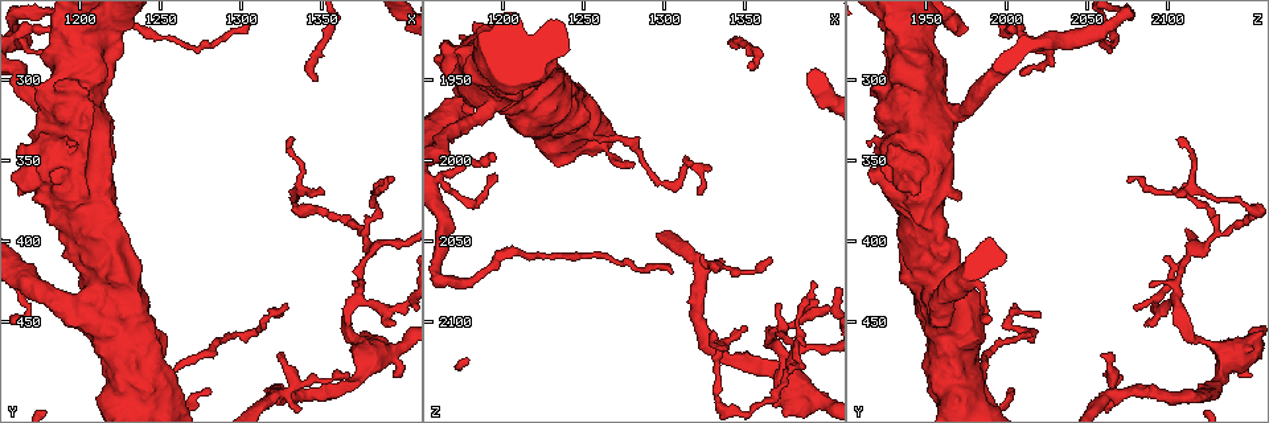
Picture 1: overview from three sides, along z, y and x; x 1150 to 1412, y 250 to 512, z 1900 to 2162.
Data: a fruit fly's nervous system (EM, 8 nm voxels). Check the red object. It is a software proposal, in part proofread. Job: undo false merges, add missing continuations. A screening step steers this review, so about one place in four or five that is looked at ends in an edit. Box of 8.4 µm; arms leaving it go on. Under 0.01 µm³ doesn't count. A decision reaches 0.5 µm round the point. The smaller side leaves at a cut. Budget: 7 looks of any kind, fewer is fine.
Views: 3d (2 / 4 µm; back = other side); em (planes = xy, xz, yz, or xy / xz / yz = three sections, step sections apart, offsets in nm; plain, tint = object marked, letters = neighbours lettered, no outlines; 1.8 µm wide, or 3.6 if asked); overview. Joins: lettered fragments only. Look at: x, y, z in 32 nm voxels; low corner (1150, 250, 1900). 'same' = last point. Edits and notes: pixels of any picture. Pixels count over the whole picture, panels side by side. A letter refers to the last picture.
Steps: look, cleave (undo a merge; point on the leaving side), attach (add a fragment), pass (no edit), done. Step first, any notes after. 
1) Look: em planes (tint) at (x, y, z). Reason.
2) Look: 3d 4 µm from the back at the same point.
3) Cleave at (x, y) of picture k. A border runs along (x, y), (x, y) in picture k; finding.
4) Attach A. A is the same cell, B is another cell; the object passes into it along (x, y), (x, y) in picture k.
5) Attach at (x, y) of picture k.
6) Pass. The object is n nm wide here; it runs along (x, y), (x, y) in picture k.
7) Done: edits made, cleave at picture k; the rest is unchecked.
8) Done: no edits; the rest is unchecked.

Look: 3d 4 µm from the back at (1322, 448, 2022). An open end.

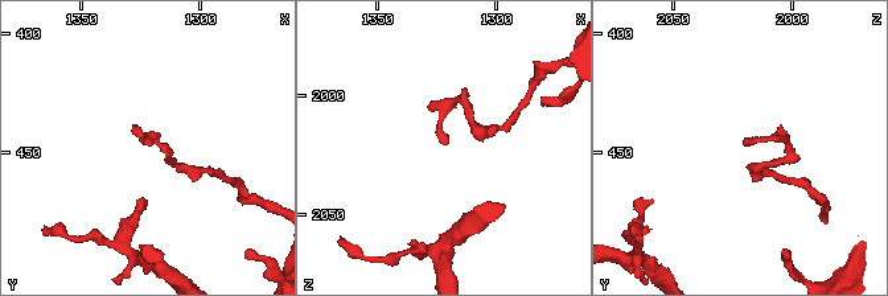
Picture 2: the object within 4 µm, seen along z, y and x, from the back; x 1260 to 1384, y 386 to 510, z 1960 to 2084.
Look: em xy step 8 (letters) at (1322, 447, 2020). Shape alone is not enough.

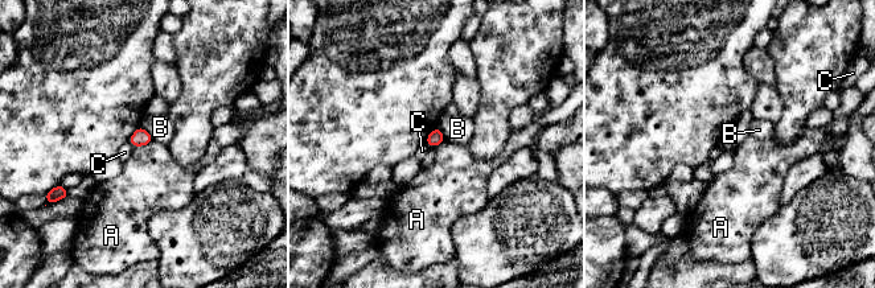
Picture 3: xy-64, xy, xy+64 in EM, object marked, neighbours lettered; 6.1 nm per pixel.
Pass. A, B and C are other cells; a border runs along (152, 140), (134, 147) in picture 3; no lettered fragment goes on from it.

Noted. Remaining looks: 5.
Look: em 3.6 µm planes (letters) at (1194, 322, 1964). Calibre changes.

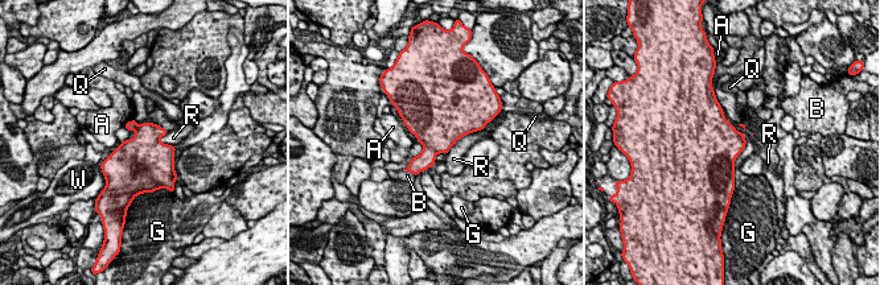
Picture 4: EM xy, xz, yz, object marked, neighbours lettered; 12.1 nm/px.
Pass. The object is 500 nm wide here; A, B, G, Q, R and W are other cells; a border runs along (418, 140), (423, 149), (412, 157) in picture 4; continuous, no second neuron.

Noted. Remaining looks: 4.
Look: em xy step 4 (tint) at (1344, 300, 1926). Tapers out.

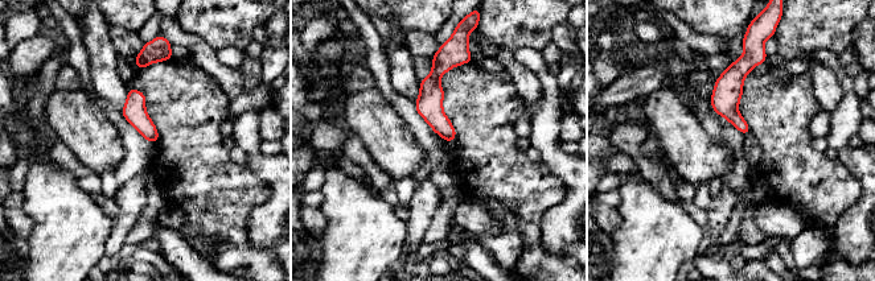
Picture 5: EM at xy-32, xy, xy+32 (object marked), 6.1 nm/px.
Look: em xy step 4 (letters) at the same point. See the neighbours.

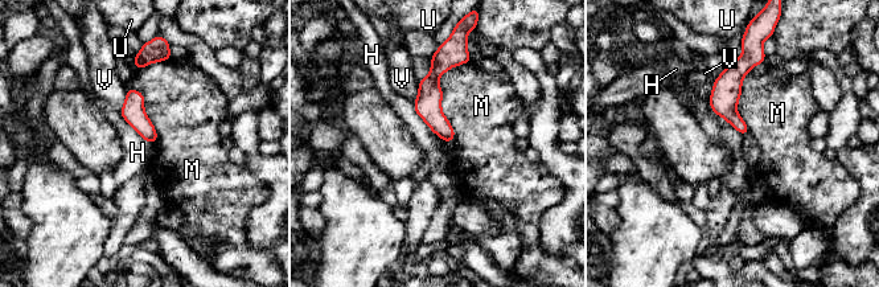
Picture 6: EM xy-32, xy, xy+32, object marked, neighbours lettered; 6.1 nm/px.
Pass. H, M, U and V are other cells; a border runs along (119, 113), (144, 139), (153, 144) in picture 6; none of them fits.

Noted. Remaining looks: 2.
Done: no edits; the rest is unchecked.

